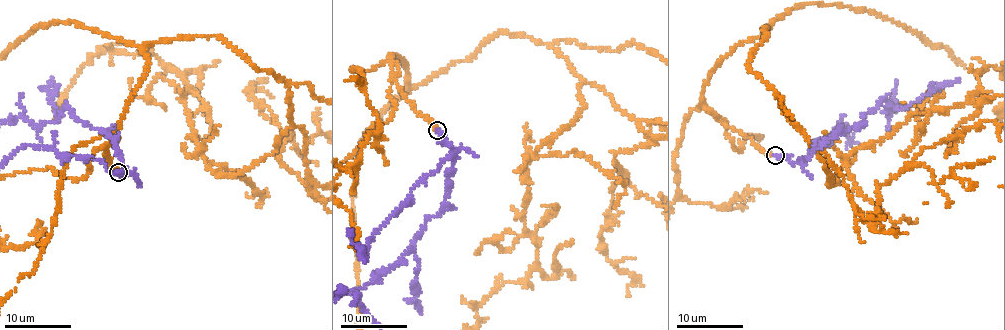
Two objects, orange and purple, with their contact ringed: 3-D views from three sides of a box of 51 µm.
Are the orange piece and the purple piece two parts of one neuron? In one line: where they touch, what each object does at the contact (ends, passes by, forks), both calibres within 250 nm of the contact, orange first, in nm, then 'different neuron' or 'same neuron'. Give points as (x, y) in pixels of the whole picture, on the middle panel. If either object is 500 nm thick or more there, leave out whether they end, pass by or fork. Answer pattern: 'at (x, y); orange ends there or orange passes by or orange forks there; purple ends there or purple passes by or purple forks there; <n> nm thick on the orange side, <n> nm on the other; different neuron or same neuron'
at (437, 130); orange ends there; purple ends there; 190 nm thick on the orange side, 240 nm on the other; same neuron

